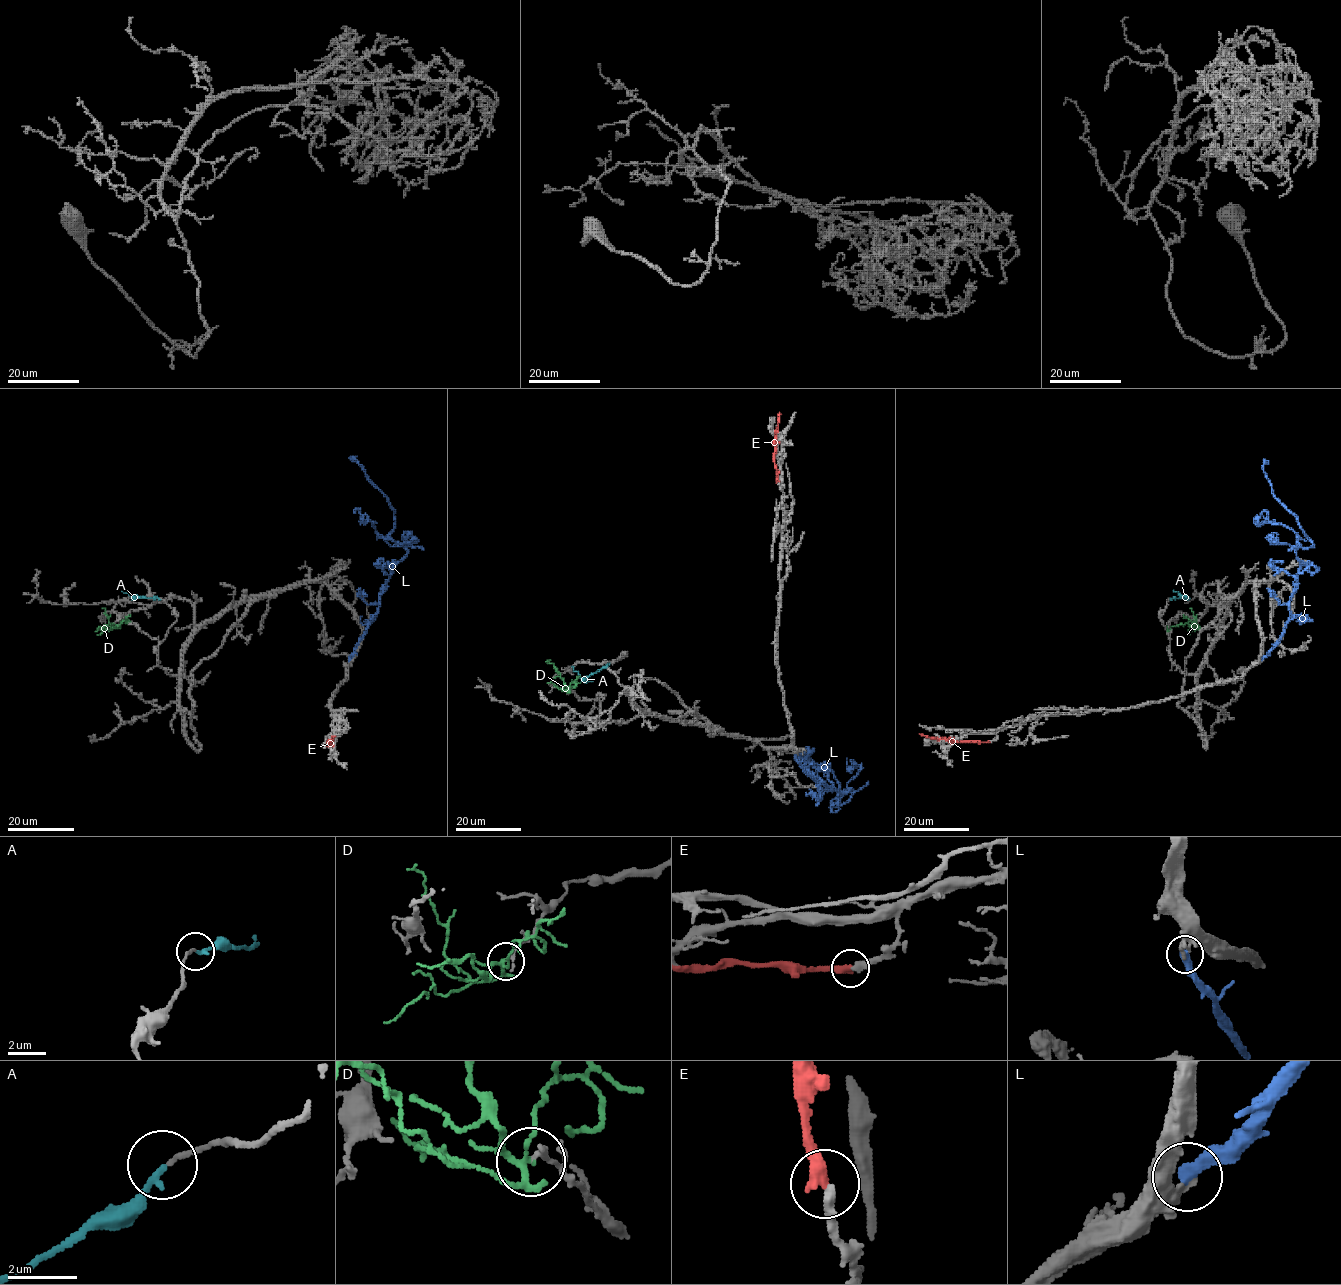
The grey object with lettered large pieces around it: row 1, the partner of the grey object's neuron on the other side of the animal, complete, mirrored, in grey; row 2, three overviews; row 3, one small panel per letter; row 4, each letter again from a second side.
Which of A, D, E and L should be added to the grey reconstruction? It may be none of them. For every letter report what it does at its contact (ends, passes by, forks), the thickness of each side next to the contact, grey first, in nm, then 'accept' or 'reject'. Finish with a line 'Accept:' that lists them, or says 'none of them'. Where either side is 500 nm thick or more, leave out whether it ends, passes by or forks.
A: it ends there; 140 nm thick on the grey side, 180 nm on the other; accept
D: it forks there; 160 nm thick on the grey side, 140 nm on the other; reject
E: it ends there; 360 nm thick on the grey side, 380 nm on the other; reject
L: it ends there; 200 nm thick on the grey side, 420 nm on the other; reject
Accept: A

